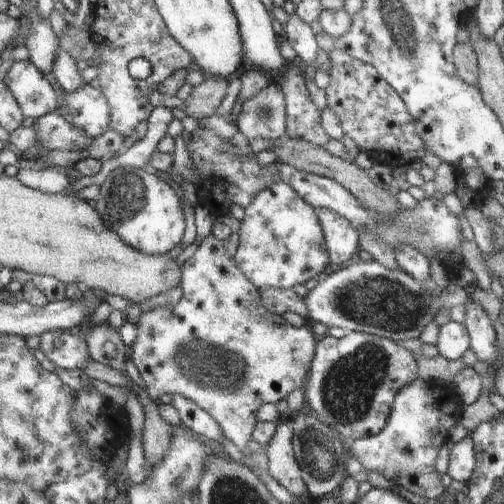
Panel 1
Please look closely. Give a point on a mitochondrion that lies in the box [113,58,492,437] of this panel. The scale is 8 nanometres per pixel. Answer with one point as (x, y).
(377, 301)

